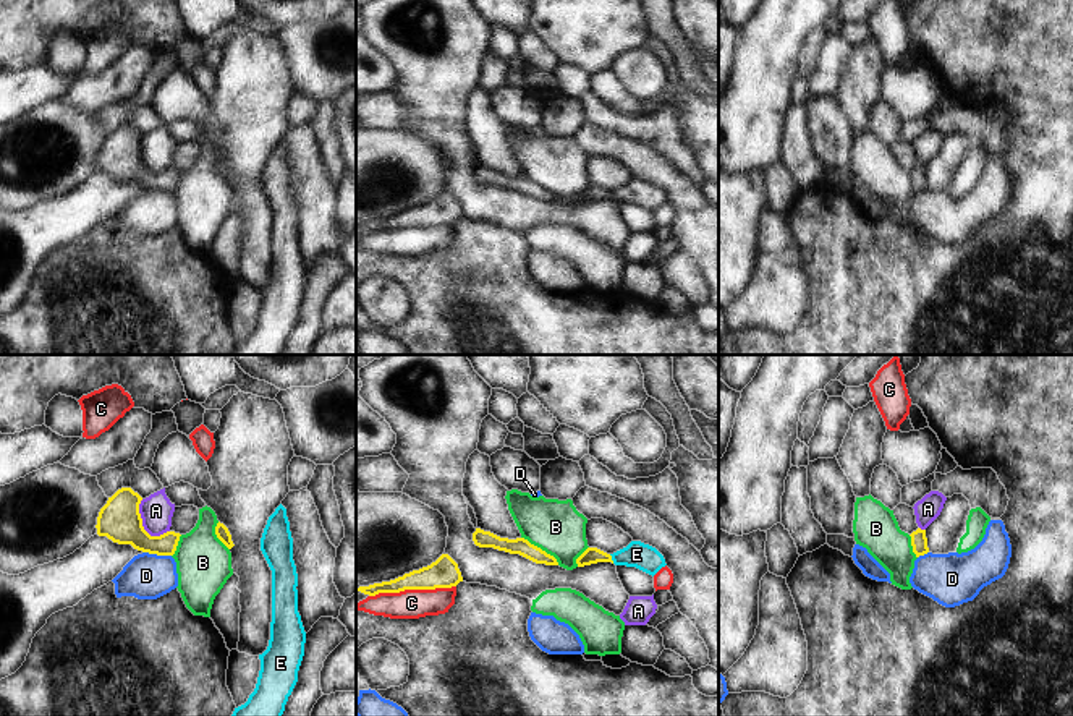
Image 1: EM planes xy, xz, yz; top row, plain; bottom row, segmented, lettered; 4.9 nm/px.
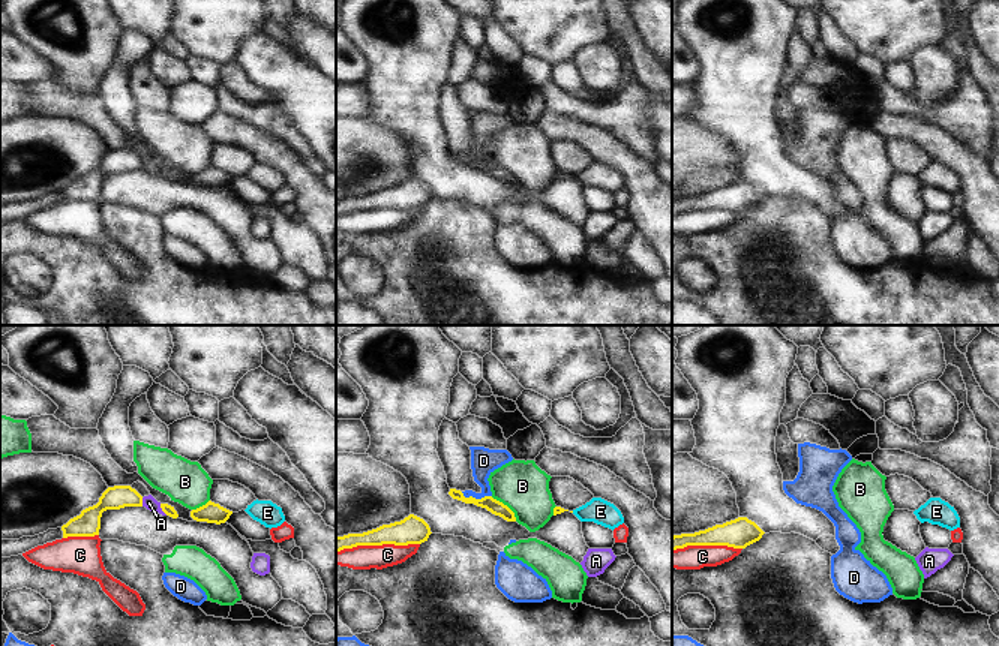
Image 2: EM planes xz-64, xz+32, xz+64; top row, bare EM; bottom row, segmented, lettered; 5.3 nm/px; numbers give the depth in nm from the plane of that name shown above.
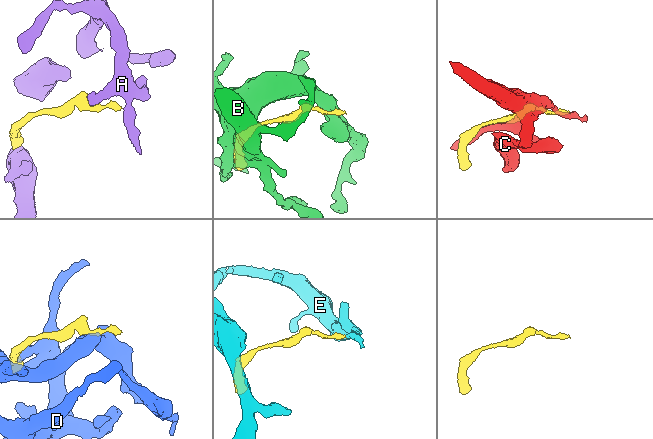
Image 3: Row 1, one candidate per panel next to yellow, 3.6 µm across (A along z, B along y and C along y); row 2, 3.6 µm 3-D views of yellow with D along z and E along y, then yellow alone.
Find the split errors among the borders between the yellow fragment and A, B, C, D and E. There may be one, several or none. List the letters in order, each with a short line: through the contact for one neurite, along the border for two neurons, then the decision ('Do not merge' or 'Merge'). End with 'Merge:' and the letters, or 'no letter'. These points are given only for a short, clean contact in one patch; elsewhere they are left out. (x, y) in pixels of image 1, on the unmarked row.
A: Line: xy (141, 136), (141, 162), (151, 172), (169, 169). Do not merge
B: Line: xz (521, 174), (549, 190), (559, 201). Do not merge
C: Do not merge
D: Do not merge
E: Line: xz (591, 191), (610, 196), (636, 191). Merge
Merge: E.

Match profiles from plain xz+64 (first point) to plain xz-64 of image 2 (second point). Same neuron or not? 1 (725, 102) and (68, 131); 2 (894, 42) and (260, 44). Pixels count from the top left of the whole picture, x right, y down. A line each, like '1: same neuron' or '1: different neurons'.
1: different neurons
2: different neurons

